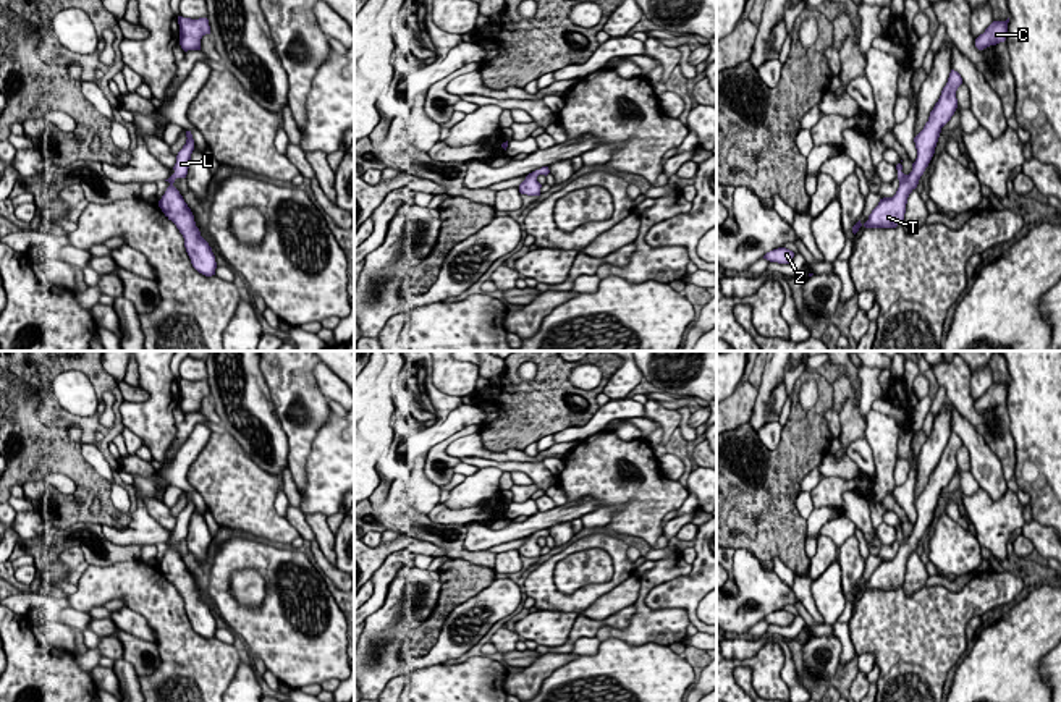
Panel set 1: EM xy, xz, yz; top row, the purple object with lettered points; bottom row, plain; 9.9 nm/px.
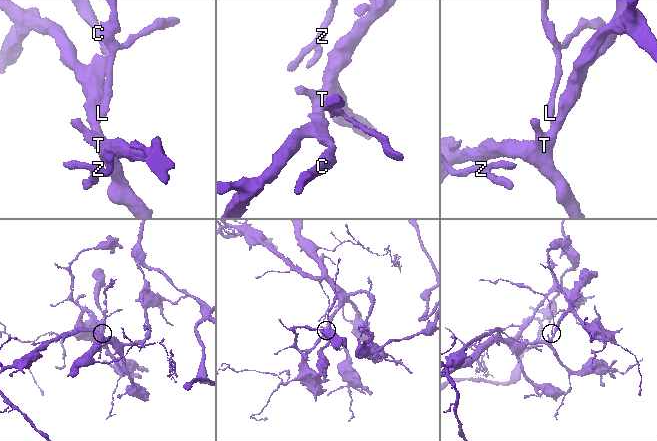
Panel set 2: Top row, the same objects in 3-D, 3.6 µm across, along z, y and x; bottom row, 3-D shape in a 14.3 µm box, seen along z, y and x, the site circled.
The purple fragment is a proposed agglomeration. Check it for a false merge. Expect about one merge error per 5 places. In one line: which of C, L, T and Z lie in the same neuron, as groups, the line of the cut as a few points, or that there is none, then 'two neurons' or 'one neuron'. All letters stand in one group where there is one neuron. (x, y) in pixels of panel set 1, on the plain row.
groups C L T Z; cut none; one neuron

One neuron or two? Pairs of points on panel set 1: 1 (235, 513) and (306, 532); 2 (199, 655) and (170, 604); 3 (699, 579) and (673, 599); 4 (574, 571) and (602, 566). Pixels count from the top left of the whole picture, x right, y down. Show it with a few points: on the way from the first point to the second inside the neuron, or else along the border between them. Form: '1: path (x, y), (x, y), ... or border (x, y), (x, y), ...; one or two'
1: border (285, 516), (300, 536); two
2: path (186, 642), (172, 628), (172, 617); one
3: path (693, 586), (686, 592), (680, 592); one
4: path (581, 568), (596, 566); one

